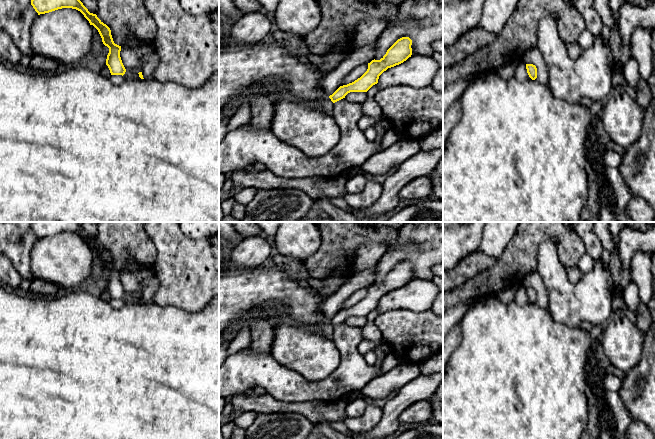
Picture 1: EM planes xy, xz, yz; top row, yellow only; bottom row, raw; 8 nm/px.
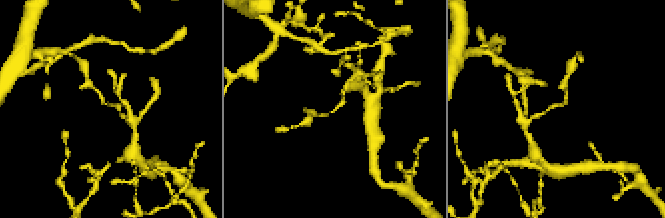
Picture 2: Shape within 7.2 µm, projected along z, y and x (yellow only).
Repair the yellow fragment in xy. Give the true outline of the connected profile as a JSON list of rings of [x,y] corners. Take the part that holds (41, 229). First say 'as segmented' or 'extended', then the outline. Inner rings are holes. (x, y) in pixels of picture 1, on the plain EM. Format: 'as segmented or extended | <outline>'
as segmented | [[[32,222],[31,229],[40,238],[49,237],[62,232],[72,232],[80,235],[84,241],[99,256],[102,266],[109,272],[106,283],[111,299],[124,299],[126,293],[120,281],[121,270],[114,267],[110,252],[96,238],[90,237],[79,222]]]

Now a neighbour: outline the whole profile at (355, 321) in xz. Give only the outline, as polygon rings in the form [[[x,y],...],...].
[[[350,316],[345,320],[344,323],[348,326],[362,328],[367,322],[368,320],[366,316]]]

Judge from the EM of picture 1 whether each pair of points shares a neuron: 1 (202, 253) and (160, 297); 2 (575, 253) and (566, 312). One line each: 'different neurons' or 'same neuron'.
1: same neuron
2: different neurons

